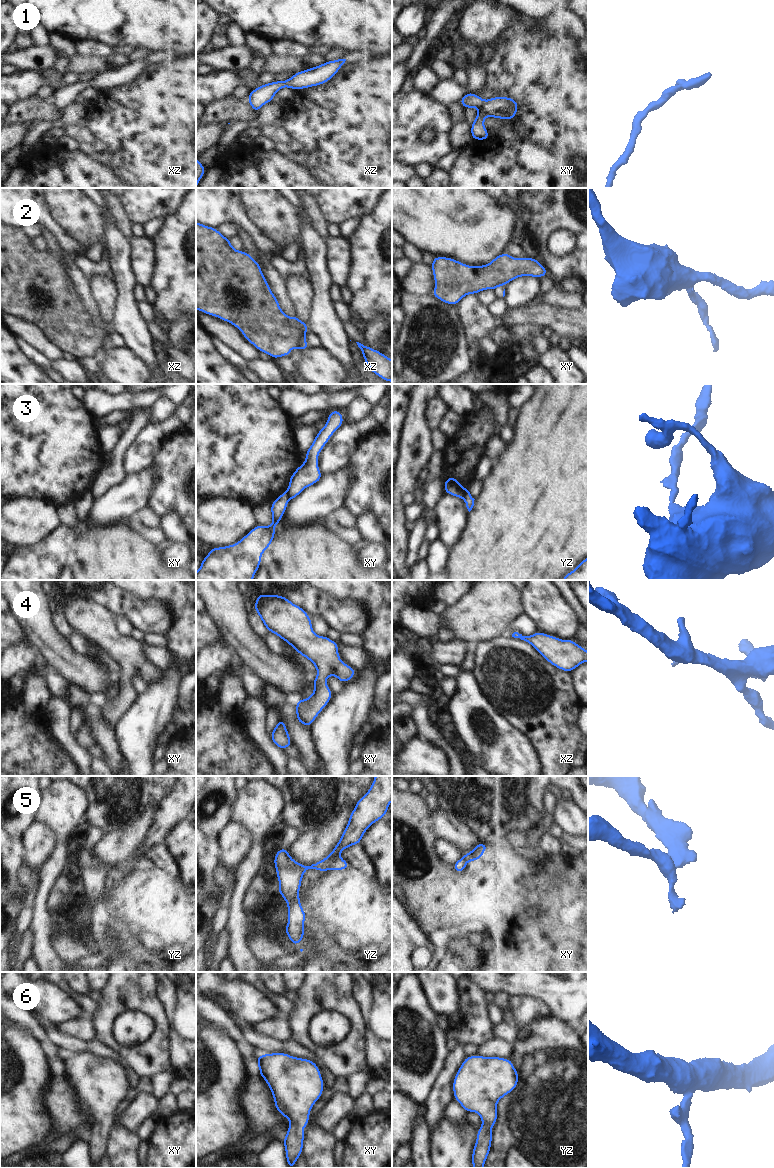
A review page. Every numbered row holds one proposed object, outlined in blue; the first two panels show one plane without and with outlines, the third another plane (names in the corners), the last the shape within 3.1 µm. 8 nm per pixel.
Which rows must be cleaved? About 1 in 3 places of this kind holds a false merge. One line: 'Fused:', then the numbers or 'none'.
Fused: 2, 3, 5.

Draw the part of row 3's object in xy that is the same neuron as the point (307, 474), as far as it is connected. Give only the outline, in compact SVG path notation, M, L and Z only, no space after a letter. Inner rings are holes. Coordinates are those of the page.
M331 411L327 418L327 423L317 433L312 445L305 453L306 459L304 463L300 465L290 477L289 487L286 490L289 499L296 498L305 488L320 481L323 475L317 463L319 453L333 433L343 424L343 415L340 411Z

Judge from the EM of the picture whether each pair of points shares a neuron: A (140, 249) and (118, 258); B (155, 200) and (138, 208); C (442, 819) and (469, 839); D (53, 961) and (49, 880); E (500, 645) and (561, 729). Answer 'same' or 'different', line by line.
A: different
B: same
C: same
D: same
E: same

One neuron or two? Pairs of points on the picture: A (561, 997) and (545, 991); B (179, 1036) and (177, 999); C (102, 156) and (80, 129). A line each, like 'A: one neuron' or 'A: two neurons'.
A: one neuron
B: one neuron
C: one neuron

